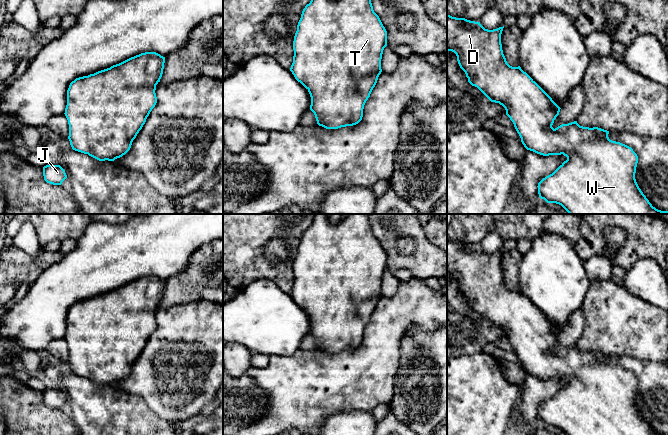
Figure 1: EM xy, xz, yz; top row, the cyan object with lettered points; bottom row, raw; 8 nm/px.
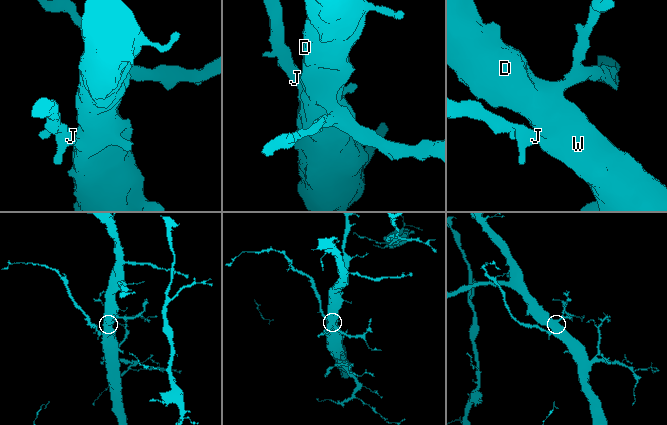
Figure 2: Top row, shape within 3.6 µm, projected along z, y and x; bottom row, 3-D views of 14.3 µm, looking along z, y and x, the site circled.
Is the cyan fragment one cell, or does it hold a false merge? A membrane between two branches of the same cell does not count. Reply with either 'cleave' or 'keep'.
keep

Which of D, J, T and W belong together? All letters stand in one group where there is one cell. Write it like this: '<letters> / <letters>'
D J T W

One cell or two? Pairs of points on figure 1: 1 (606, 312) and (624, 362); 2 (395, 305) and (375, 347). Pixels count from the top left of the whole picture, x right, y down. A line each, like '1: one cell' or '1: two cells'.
1: two cells
2: one cell

